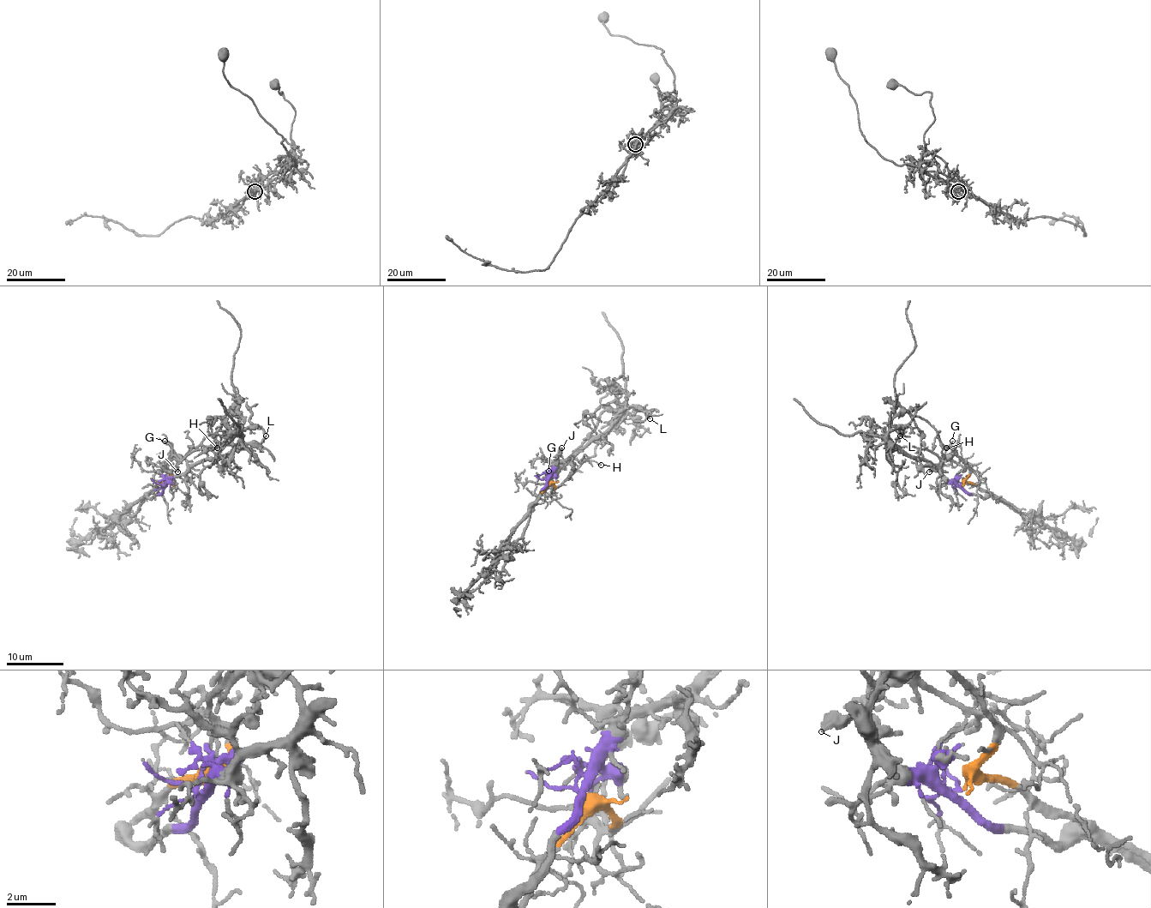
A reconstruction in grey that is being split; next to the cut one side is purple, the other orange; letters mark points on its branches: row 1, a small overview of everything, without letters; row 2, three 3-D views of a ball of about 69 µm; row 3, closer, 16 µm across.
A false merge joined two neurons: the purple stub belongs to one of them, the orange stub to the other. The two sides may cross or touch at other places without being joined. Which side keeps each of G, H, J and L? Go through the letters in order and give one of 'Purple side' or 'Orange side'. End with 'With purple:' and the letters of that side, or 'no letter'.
G: Purple side
H: Orange side
J: Purple side
L: Purple side
With purple: G, J, L

